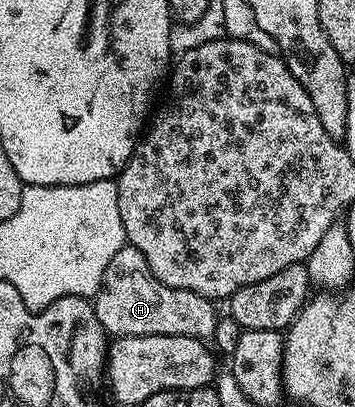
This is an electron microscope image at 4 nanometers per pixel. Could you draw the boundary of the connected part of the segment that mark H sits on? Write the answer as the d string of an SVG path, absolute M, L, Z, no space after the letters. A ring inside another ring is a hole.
M128 245L121 247L115 257L111 257L111 265L103 273L101 288L92 300L95 313L99 317L99 325L103 325L106 333L113 337L127 335L182 335L195 337L205 341L215 333L219 312L216 311L214 300L203 297L199 293L191 293L187 289L175 289L171 285L163 285L155 273L147 265L143 253Z

